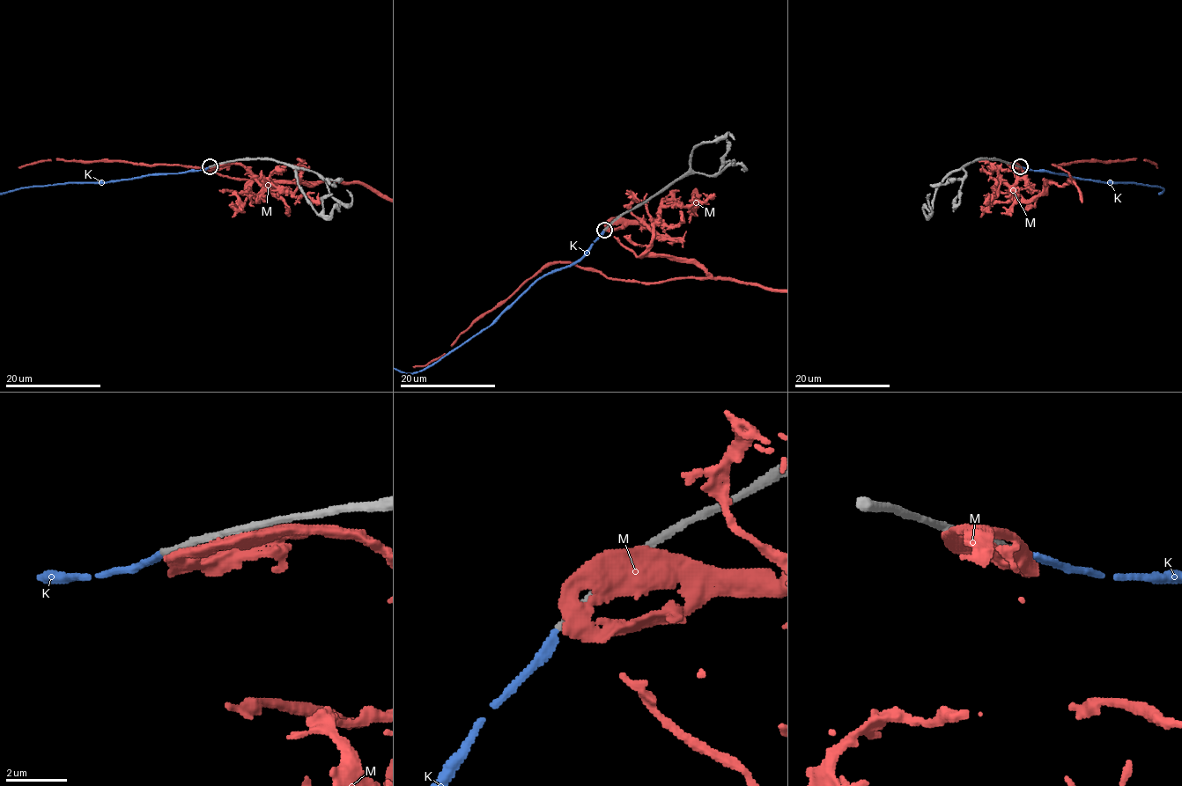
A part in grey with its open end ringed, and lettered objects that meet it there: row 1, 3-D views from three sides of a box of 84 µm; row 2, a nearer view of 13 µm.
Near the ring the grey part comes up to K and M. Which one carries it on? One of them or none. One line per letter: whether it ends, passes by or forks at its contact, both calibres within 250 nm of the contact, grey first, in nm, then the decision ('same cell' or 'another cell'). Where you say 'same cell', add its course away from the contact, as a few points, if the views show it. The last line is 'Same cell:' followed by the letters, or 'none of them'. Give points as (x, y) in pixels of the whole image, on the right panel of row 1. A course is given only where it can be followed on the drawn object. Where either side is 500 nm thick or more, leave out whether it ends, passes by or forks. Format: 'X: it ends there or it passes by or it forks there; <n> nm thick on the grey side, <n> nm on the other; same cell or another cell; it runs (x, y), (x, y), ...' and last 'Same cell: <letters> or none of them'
K: it ends there; 240 nm thick on the grey side, 240 nm on the other; same cell
M: it passes by; 300 nm thick on the grey side, 440 nm on the other; another cell
Same cell: K

